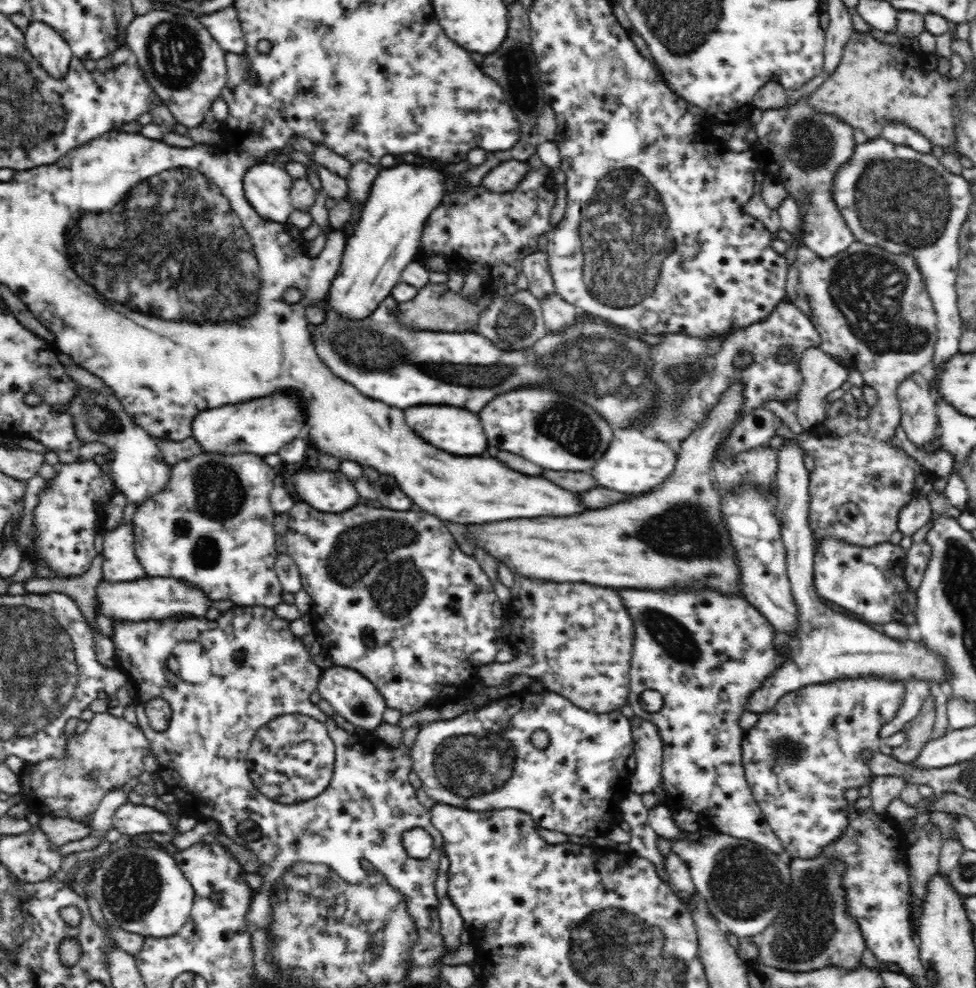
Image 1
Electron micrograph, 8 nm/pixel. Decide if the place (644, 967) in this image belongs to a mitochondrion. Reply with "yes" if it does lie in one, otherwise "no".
yes

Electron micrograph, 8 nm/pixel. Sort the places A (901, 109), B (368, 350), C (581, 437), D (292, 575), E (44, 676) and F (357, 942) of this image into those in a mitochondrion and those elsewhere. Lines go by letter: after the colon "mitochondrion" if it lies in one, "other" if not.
A: other
B: mitochondrion
C: mitochondrion
D: other
E: mitochondrion
F: mitochondrion

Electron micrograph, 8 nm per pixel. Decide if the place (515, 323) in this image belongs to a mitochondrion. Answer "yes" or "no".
yes

